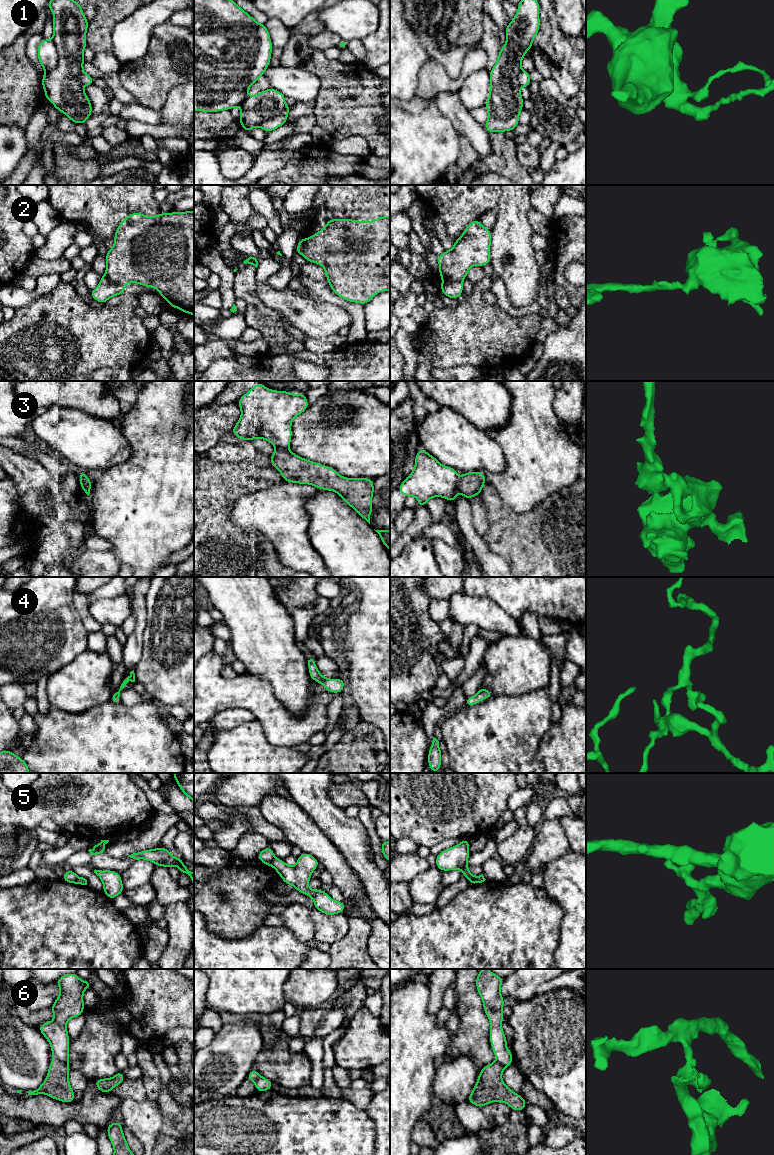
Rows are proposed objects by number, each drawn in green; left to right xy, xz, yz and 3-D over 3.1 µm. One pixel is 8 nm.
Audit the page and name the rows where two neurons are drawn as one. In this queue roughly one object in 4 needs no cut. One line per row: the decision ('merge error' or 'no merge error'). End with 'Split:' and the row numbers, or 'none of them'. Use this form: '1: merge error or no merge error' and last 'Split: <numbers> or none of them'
1: merge error
2: merge error
3: merge error
4: no merge error
5: merge error
6: merge error
Split: 1, 2, 3, 5, 6

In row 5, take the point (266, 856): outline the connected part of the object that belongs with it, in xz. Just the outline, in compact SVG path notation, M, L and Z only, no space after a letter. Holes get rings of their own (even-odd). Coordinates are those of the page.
M270 846L260 851L257 858L267 866L272 866L273 860L276 858L273 850Z

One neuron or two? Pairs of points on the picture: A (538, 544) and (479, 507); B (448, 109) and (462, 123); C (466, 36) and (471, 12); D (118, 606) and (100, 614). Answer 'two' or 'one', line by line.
A: two
B: one
C: one
D: one

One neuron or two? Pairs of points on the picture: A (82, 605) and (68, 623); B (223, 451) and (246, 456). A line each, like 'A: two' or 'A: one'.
A: two
B: one

